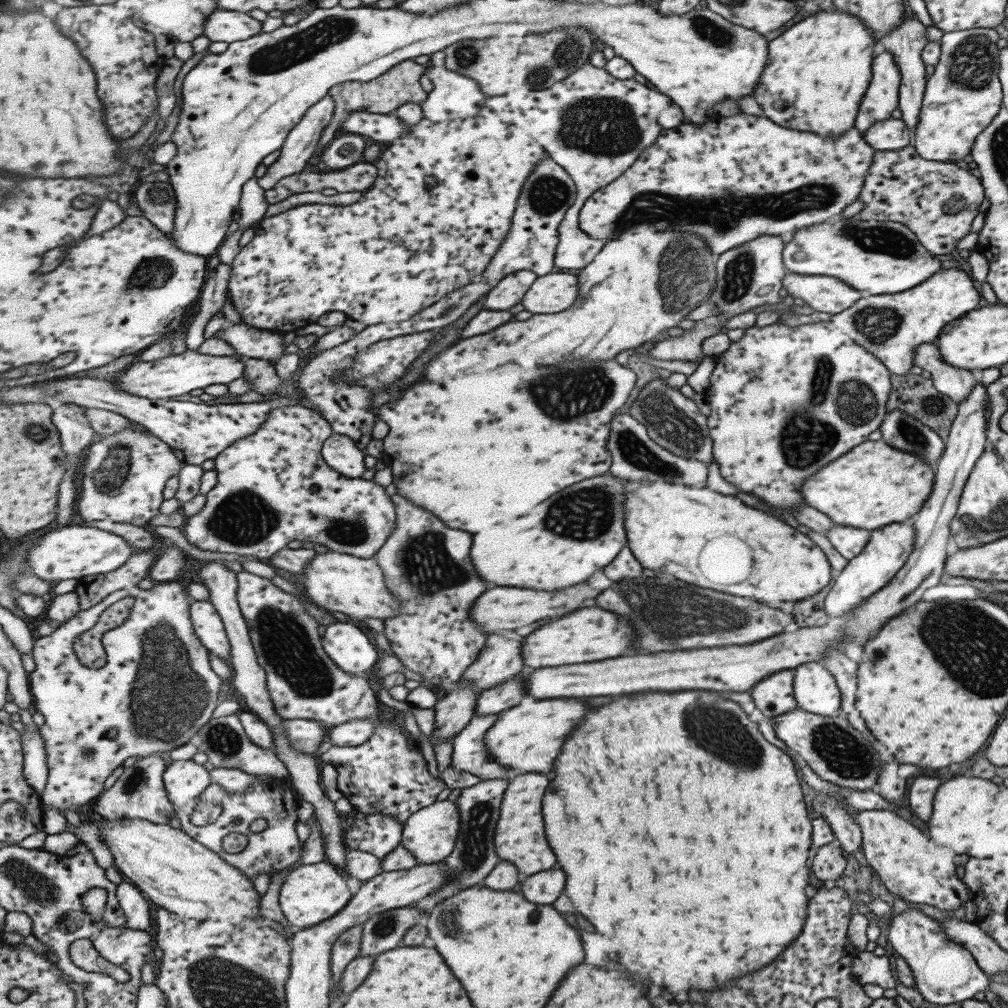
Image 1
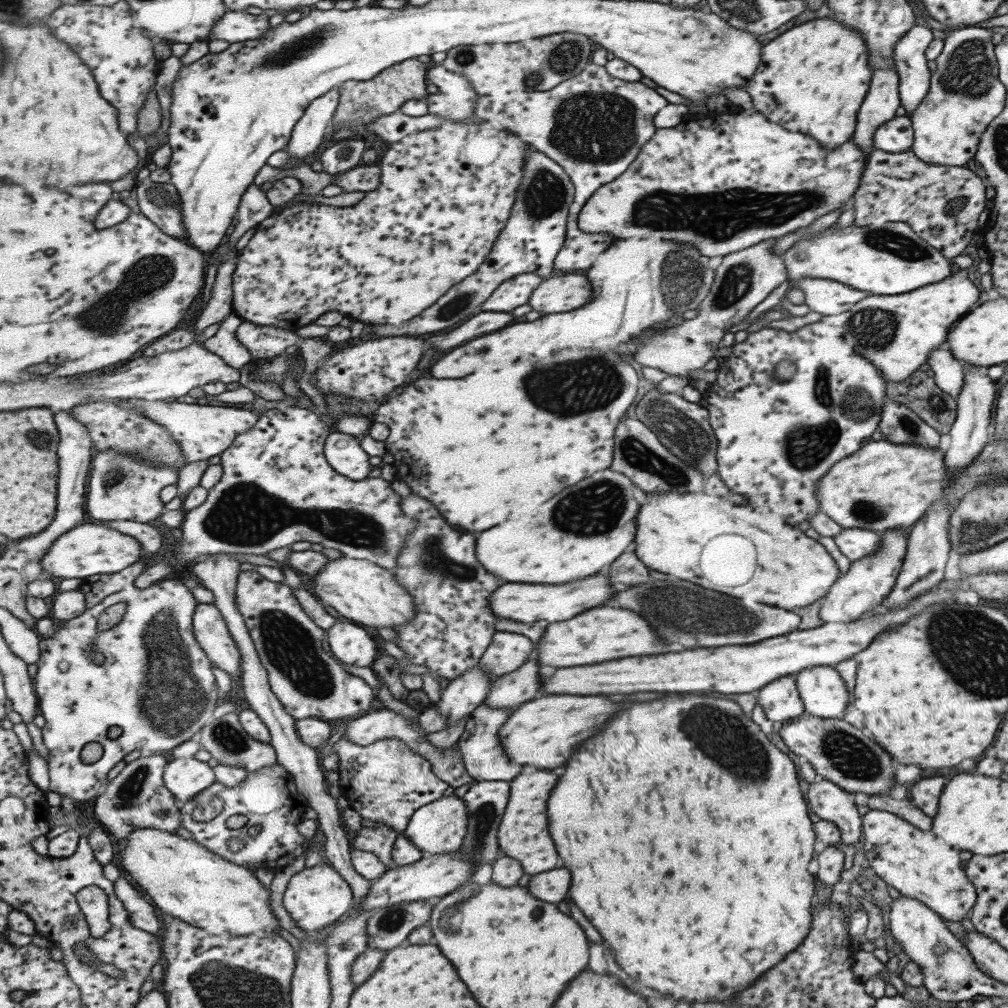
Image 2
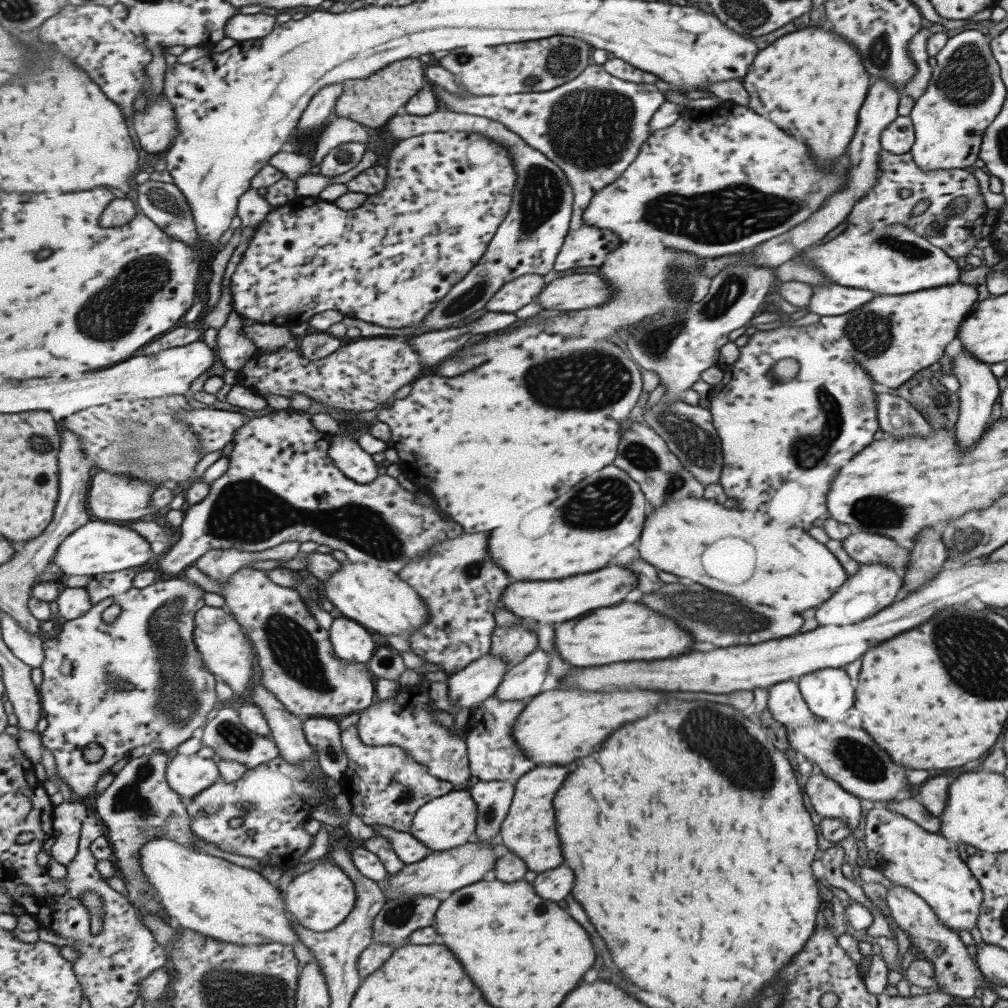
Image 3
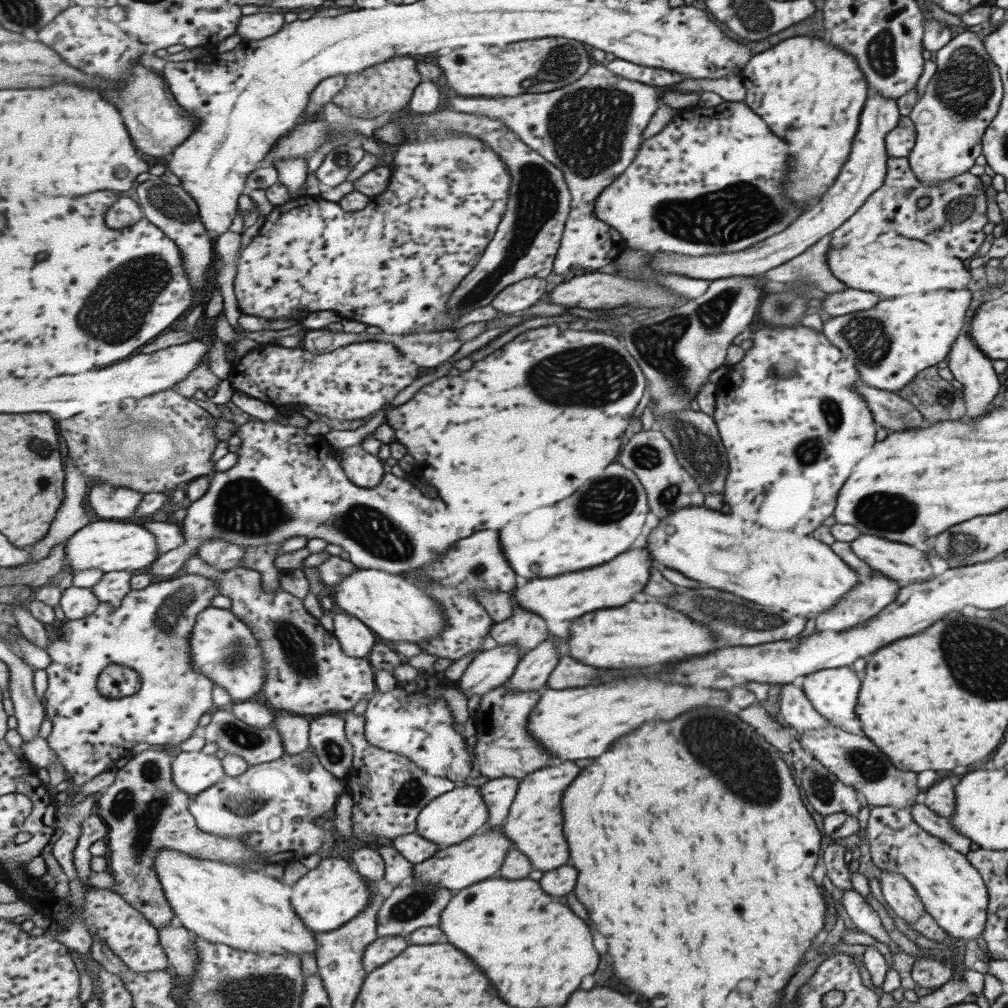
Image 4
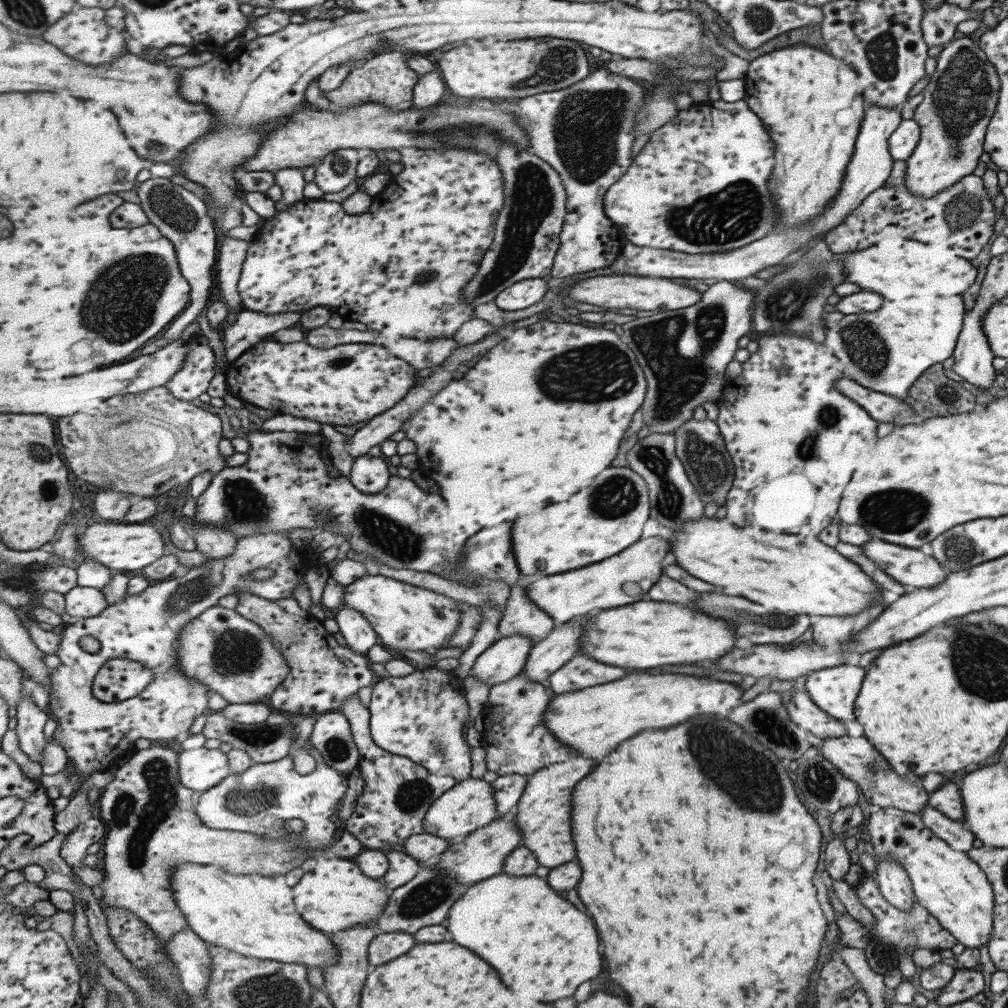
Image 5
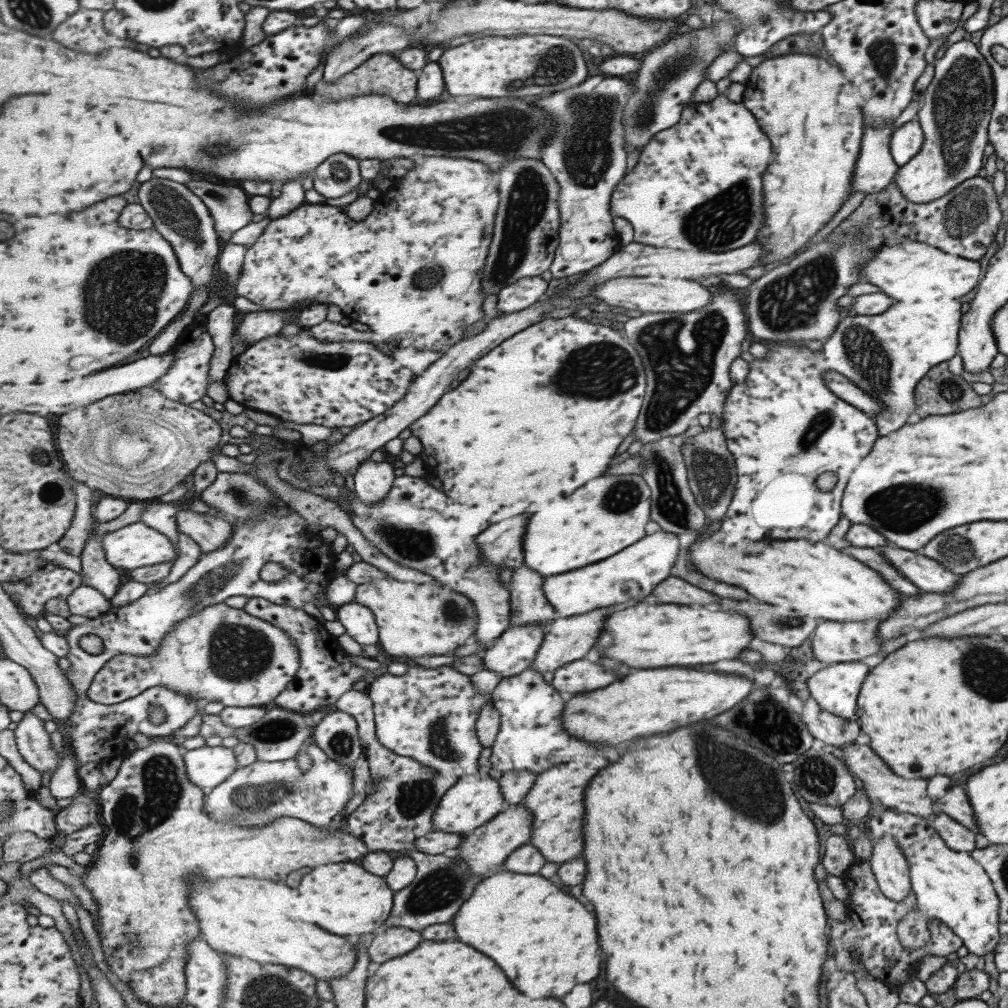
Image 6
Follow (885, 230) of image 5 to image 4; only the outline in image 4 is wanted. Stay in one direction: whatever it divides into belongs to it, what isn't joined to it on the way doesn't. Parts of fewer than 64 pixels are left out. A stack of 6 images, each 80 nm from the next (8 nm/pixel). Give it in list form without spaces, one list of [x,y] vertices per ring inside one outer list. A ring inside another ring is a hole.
[[[888,156],[886,160],[886,173],[875,192],[872,192],[859,208],[846,218],[833,232],[828,244],[829,248],[843,248],[847,243],[864,243],[875,238],[881,233],[895,233],[905,238],[926,242],[928,245],[943,251],[948,256],[965,259],[976,256],[976,252],[985,238],[983,225],[987,224],[985,216],[985,192],[978,176],[968,171],[953,176],[952,179],[941,181],[934,185],[924,185],[909,168],[907,157]],[[922,196],[929,199],[929,203],[923,208],[917,208],[916,201]]]

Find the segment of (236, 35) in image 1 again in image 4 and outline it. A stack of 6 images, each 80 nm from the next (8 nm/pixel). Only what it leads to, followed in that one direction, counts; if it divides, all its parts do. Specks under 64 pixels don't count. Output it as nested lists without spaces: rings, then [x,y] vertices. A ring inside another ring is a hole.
[[[259,12],[251,14],[251,16],[243,16],[240,19],[239,27],[237,27],[237,35],[242,39],[263,41],[265,38],[277,34],[285,26],[283,16],[283,14],[275,12],[270,14]]]

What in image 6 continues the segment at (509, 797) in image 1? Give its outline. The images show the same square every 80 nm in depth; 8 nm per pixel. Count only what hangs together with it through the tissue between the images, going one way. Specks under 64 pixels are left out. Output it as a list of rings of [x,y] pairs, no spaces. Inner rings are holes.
[[[603,756],[581,758],[577,761],[558,764],[545,772],[538,773],[534,787],[524,800],[534,814],[532,839],[530,843],[545,854],[548,862],[567,862],[581,856],[585,848],[583,834],[583,814],[585,814],[585,788],[589,780],[603,768],[609,766],[609,760]]]

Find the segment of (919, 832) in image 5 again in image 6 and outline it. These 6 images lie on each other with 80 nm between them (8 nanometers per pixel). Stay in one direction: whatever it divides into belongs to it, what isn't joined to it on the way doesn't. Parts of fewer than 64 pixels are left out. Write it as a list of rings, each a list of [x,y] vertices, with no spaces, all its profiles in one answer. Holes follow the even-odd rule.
[[[885,809],[865,819],[862,826],[871,839],[888,834],[900,845],[906,858],[910,890],[916,896],[916,901],[914,910],[897,923],[895,930],[897,942],[905,952],[915,952],[927,946],[930,929],[935,925],[953,932],[970,954],[979,956],[995,950],[999,940],[999,901],[991,879],[968,852],[955,852],[947,848],[929,819],[906,812]]]

